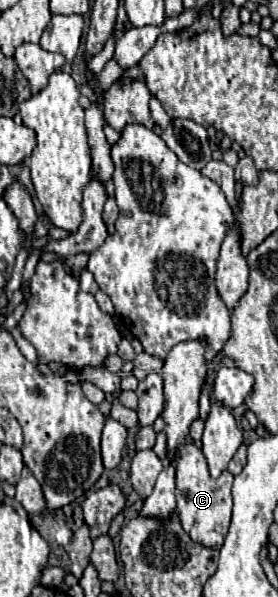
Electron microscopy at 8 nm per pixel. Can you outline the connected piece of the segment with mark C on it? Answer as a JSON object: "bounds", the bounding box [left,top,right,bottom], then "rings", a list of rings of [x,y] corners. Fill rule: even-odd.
{"bounds":[176,437,232,549],"rings":[[[188,437],[180,449],[180,457],[176,461],[176,511],[184,531],[190,535],[194,543],[200,543],[208,549],[220,549],[230,525],[232,513],[232,475],[224,471],[218,479],[212,479],[208,473],[204,453],[194,447]]]}

